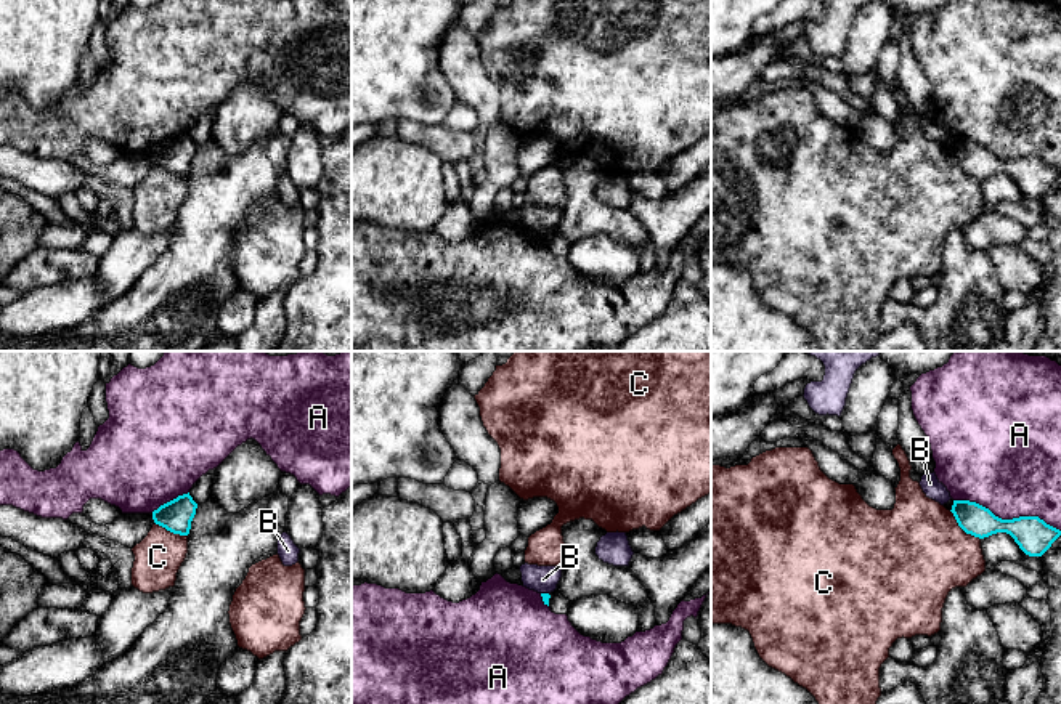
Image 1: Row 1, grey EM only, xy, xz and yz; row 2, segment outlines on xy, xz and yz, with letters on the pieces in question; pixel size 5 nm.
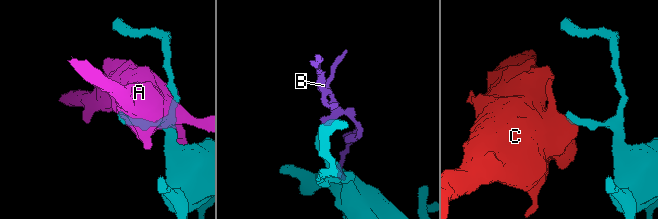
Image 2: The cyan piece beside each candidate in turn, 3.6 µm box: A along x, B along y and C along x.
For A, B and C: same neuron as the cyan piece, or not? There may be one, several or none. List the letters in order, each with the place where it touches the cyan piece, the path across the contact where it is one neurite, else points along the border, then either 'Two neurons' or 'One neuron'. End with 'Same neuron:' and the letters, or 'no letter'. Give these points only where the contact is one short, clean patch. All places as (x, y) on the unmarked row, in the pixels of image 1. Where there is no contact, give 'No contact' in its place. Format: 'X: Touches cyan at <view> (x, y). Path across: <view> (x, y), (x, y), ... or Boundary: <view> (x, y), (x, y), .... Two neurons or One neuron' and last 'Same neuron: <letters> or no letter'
A: Touches cyan at yz (1007, 161). Two neurons
B: Touches cyan at xz (544, 234). Boundary: xz (541, 233), (548, 234). Two neurons
C: Touches cyan at yz (962, 169). Boundary: yz (949, 151), (967, 173), (979, 180). Two neurons
Same neuron: no letter

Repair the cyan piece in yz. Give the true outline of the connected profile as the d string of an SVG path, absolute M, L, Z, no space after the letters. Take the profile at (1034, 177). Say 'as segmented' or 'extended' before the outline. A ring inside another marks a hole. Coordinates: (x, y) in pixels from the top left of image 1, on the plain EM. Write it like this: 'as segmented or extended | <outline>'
as segmented | M953 141L950 152L966 175L984 180L997 173L1006 173L1029 197L1042 197L1061 176L1059 170L1047 165L1039 157L1002 160L989 149L970 141Z

